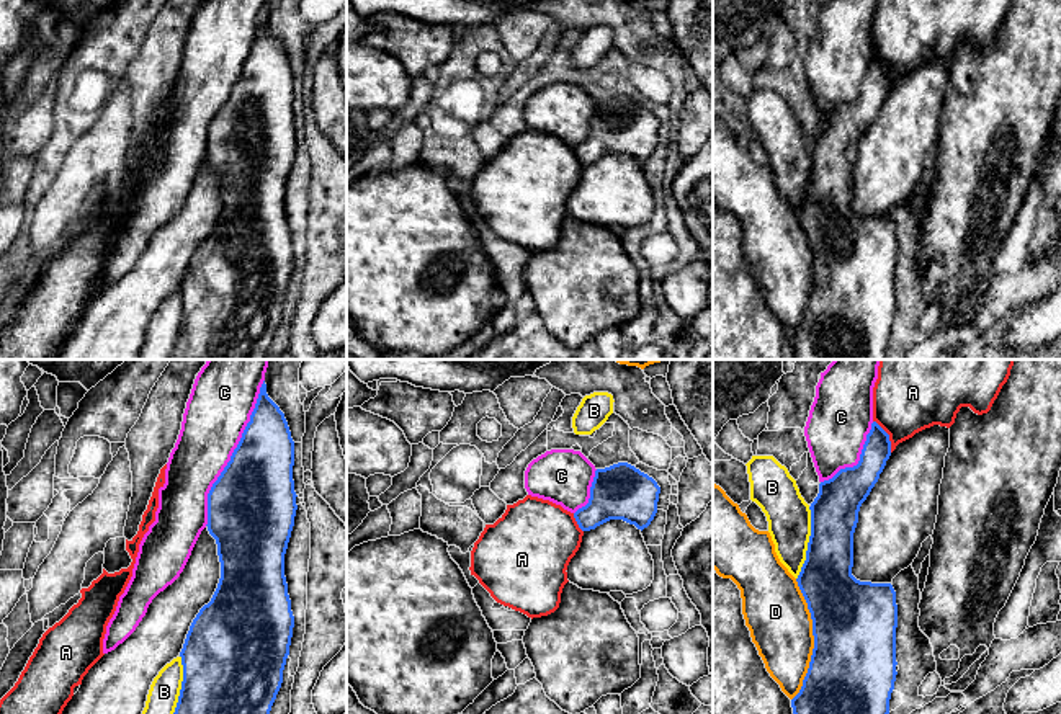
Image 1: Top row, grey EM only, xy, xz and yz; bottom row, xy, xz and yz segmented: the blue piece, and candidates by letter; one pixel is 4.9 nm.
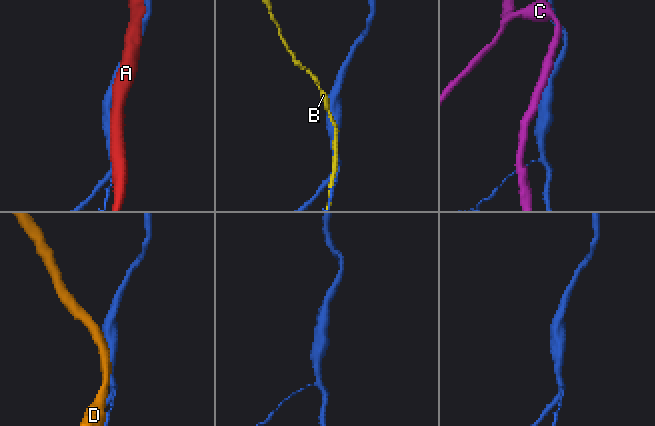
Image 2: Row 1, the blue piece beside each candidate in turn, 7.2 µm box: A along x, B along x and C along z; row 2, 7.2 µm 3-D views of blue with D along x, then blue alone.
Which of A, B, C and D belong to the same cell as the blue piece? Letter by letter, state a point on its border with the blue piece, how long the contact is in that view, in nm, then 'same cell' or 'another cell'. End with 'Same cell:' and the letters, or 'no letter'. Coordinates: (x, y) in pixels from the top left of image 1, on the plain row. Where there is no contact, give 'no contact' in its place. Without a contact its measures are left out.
A: yz (888, 71) | 180 nm | another cell
B: yz (808, 177) | 360 nm | another cell
C: xy (232, 87) | 800 nm | same cell
D: yz (814, 273) | 600 nm | another cell
Same cell: C

